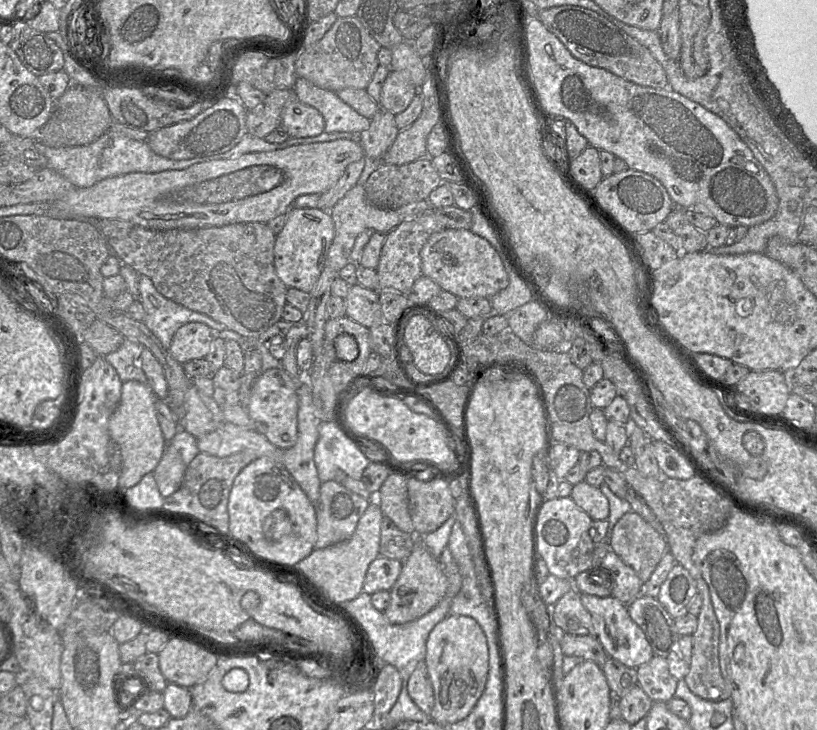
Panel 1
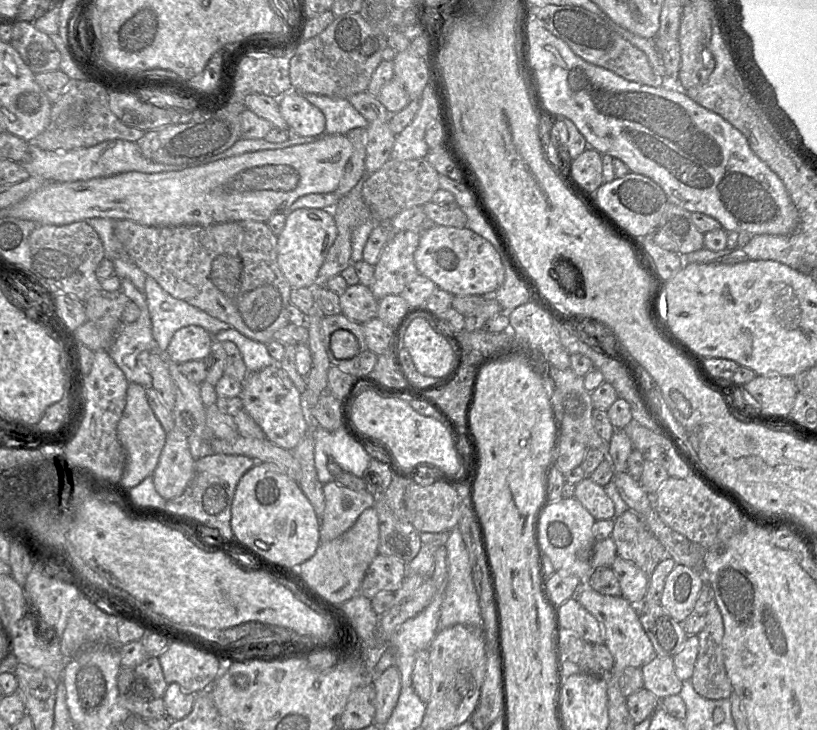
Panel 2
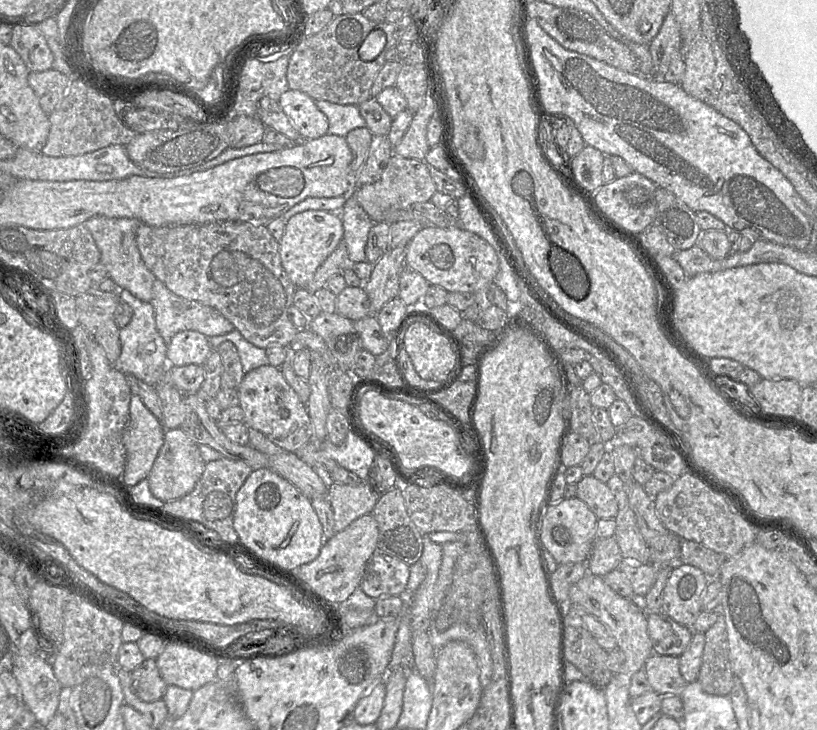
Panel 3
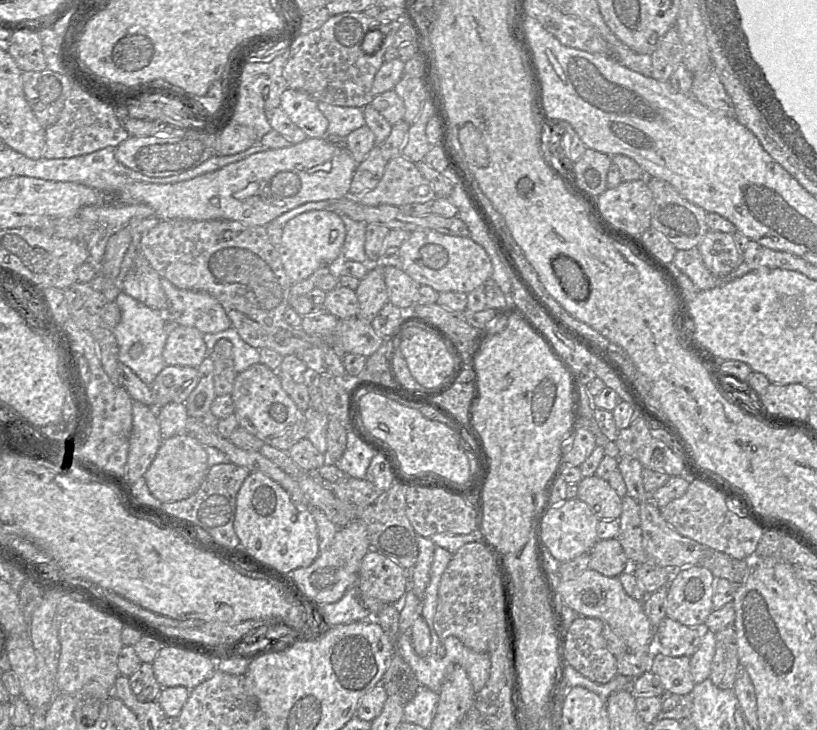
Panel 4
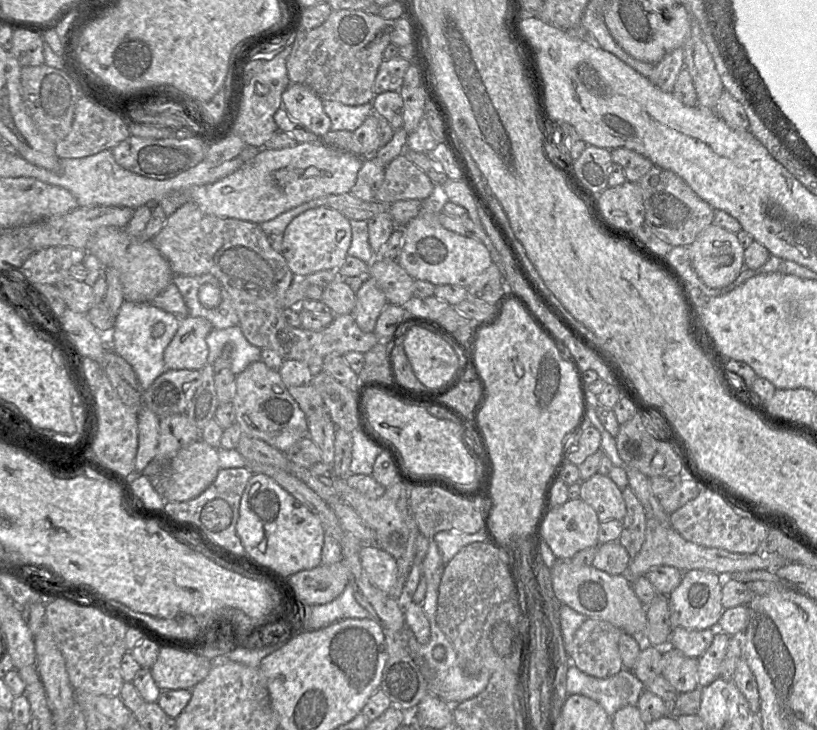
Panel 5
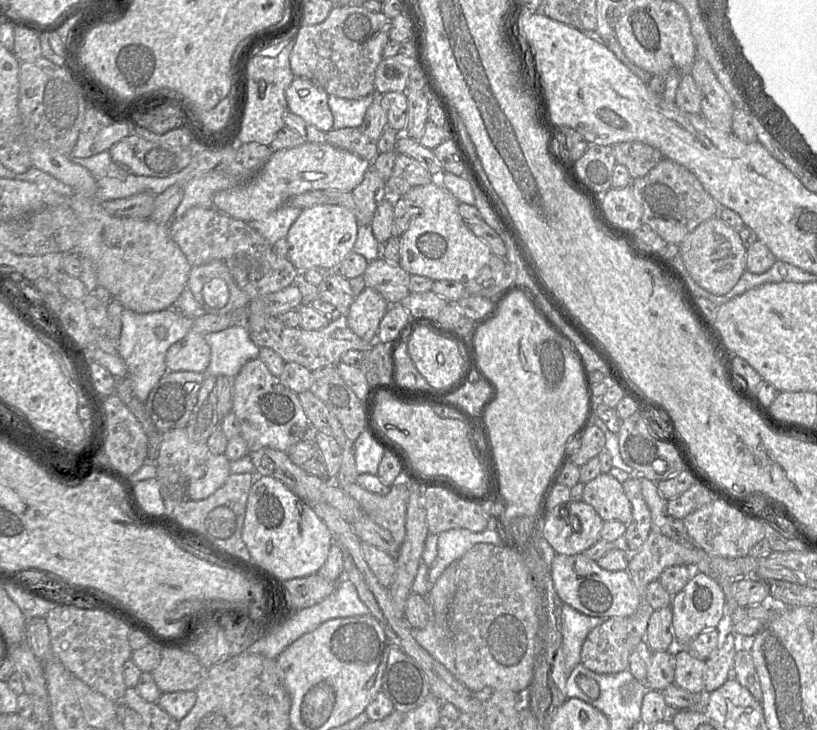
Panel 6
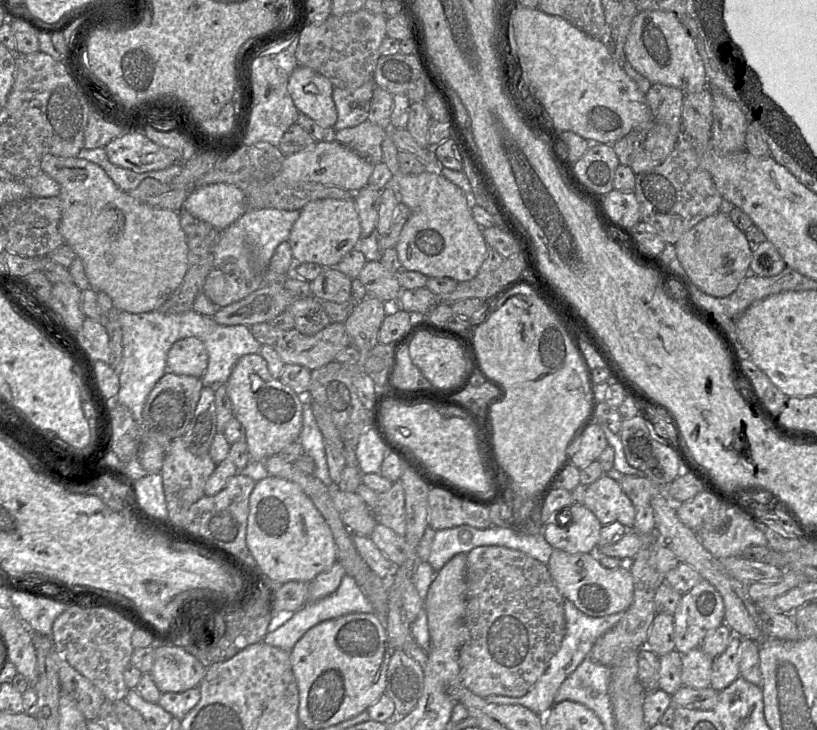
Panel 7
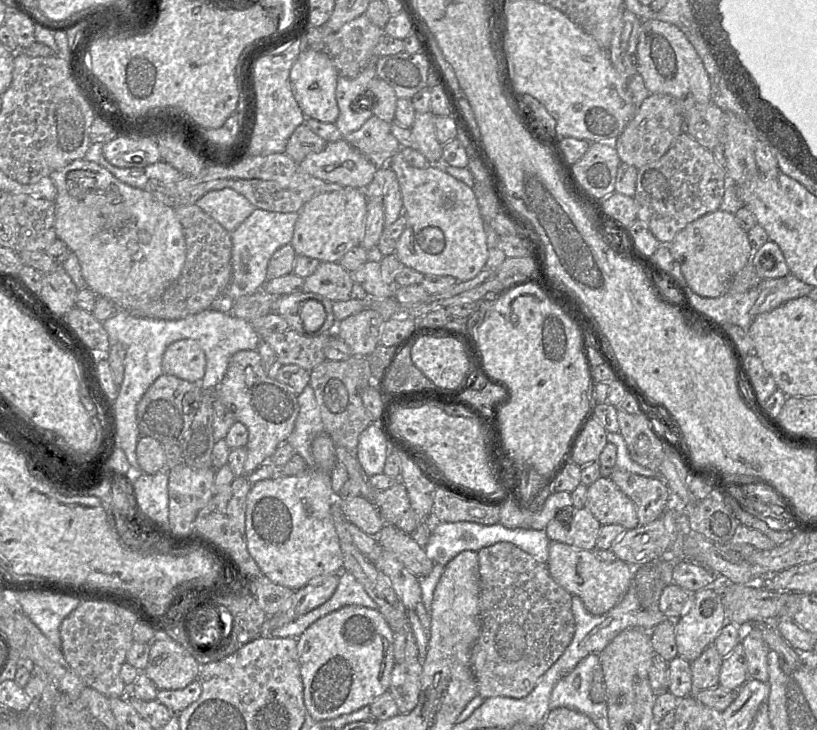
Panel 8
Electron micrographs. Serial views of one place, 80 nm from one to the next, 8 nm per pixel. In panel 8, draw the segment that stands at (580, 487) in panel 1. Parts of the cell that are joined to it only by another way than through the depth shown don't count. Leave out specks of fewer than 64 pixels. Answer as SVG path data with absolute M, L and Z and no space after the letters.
M599 477L587 487L584 508L601 525L619 524L626 530L639 525L634 502L609 477Z

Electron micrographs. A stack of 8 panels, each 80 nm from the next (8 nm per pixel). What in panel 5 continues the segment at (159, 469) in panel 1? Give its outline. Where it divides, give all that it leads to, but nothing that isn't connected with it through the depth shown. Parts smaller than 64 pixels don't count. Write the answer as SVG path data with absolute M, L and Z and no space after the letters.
M200 438L180 449L157 475L148 477L153 488L165 502L184 502L204 492L213 483L220 469L217 449Z

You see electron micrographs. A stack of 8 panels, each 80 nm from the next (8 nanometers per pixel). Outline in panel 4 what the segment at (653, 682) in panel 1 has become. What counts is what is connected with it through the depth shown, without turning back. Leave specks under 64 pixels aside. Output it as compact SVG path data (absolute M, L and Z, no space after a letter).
M656 653L650 671L655 674L666 693L683 696L695 686L690 672L690 657L672 657Z

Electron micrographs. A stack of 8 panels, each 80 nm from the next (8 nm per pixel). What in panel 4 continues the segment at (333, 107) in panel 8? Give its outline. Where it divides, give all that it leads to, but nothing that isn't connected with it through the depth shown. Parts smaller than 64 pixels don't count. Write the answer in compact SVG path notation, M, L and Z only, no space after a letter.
M288 88L280 97L280 107L308 138L322 138L327 135L329 122L313 97Z

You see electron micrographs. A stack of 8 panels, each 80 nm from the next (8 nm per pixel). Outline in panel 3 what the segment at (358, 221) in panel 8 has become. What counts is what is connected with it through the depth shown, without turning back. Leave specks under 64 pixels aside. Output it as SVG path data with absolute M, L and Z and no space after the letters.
M307 210L292 216L285 224L279 241L281 265L290 281L297 288L305 288L318 267L341 243L343 235L343 222L339 213Z

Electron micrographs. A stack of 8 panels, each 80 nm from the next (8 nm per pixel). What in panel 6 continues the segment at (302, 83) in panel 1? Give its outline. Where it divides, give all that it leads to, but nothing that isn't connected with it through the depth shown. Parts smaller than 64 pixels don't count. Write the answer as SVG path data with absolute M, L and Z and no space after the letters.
M374 92L360 99L345 99L329 95L328 105L334 119L333 129L360 127L376 94Z

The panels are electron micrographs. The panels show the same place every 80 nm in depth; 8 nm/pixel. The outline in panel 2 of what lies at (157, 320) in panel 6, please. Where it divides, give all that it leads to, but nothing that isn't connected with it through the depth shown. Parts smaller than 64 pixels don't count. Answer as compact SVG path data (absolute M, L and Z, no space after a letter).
M121 279L120 291L123 292L140 309L139 318L130 324L122 324L115 335L108 354L124 373L129 383L137 383L145 389L152 387L152 377L149 373L149 356L151 353L161 352L158 343L152 335L152 323L145 294L140 292L129 280Z

